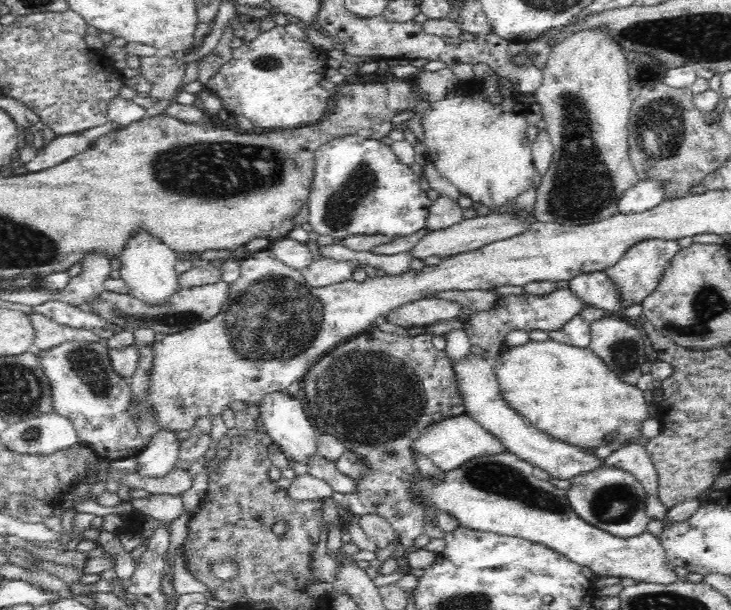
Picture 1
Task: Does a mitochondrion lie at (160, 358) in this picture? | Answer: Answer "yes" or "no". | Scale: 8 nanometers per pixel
no

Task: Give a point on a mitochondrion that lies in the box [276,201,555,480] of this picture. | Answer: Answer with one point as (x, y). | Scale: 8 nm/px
(353, 370)

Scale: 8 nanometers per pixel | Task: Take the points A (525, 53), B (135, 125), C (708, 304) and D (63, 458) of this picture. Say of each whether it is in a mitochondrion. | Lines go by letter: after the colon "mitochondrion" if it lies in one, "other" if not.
A: other
B: other
C: mitochondrion
D: other

